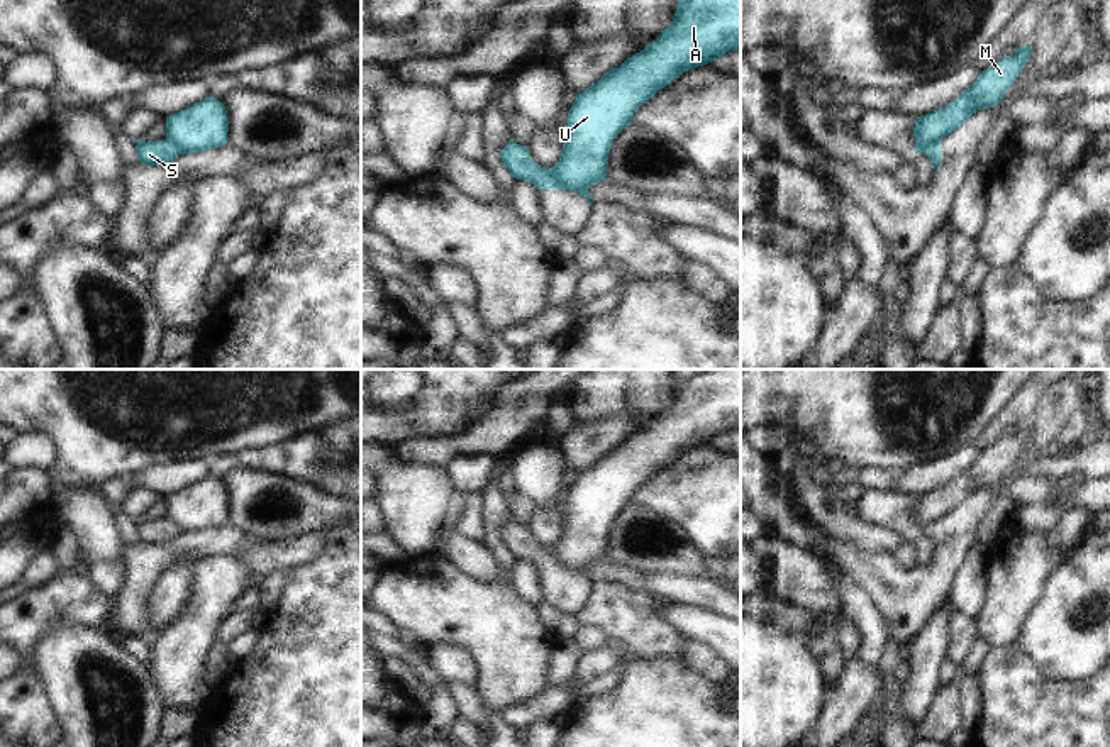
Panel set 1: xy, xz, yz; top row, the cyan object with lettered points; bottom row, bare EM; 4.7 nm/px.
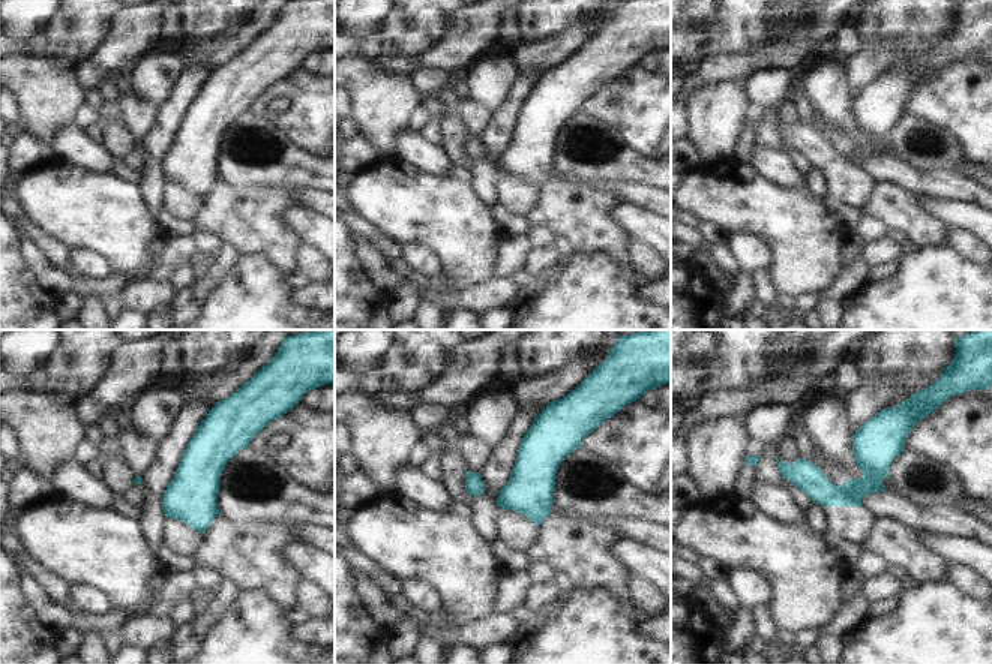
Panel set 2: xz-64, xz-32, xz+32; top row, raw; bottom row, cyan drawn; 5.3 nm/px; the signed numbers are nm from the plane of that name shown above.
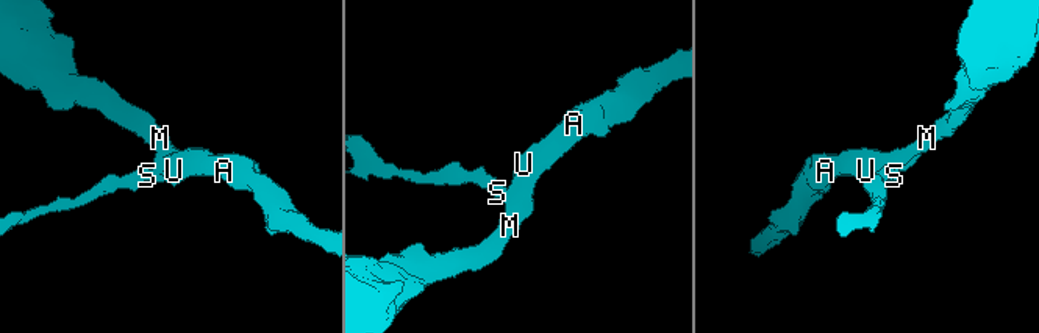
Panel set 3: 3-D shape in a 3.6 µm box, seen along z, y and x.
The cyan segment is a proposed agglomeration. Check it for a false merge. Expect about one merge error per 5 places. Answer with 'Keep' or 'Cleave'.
Cleave

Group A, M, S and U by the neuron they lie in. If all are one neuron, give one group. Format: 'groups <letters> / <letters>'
groups A M U / S

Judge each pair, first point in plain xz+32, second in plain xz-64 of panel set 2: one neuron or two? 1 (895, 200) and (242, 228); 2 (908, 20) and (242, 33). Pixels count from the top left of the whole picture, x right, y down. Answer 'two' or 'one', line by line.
1: one
2: two

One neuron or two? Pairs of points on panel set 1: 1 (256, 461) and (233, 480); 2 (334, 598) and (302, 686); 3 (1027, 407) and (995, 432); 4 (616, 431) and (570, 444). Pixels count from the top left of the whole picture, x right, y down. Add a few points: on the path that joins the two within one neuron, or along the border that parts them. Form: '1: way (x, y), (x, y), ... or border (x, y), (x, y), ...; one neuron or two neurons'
1: border (239, 466), (285, 476); two neurons
2: way (334, 620), (334, 654), (324, 664); one neuron
3: way (1019, 412), (1004, 424); one neuron
4: way (604, 434), (588, 444), (582, 444); one neuron

